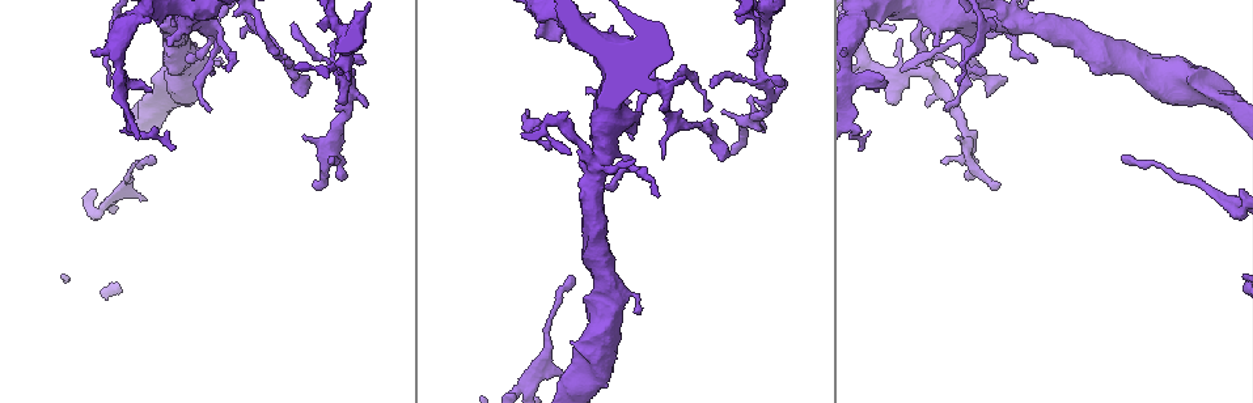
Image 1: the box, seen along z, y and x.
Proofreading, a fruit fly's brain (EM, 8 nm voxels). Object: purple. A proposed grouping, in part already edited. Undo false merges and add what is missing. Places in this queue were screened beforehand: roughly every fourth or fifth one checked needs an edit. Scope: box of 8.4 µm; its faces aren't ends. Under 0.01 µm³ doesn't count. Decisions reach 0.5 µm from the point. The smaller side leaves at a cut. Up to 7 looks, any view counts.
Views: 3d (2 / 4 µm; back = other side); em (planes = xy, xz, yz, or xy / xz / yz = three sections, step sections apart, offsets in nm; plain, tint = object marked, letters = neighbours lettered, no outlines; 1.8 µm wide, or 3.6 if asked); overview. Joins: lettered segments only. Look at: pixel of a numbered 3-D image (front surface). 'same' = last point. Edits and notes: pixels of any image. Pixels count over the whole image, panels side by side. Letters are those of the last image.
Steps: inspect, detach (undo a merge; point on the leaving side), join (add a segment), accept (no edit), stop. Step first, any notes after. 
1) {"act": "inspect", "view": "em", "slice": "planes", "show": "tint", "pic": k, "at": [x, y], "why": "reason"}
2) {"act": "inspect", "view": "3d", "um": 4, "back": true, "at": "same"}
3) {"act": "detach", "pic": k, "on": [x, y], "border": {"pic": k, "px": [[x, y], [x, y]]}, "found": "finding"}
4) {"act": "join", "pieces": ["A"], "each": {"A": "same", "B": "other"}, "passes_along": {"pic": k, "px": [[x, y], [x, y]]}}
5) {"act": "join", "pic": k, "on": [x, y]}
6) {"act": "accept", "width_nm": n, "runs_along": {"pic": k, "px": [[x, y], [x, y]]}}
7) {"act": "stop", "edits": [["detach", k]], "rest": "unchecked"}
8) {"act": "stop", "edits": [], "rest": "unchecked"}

{"act": "inspect", "view": "3d", "um": 4, "pic": 1, "at": [600, 162], "why": "sudden change in width"}

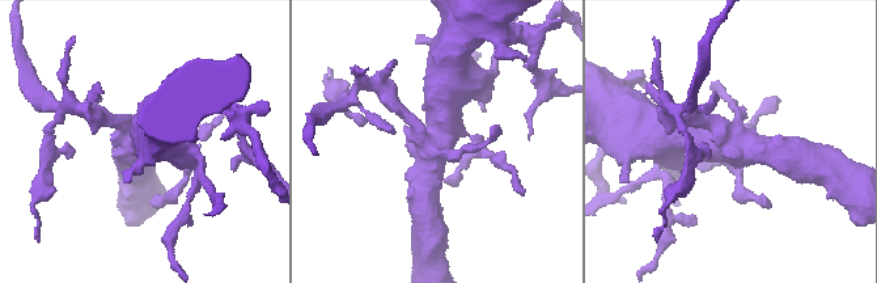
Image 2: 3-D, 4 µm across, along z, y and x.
{"act": "inspect", "view": "em", "slice": "planes", "show": "letters", "pic": 2, "at": [733, 142], "why": "need the tissue"}

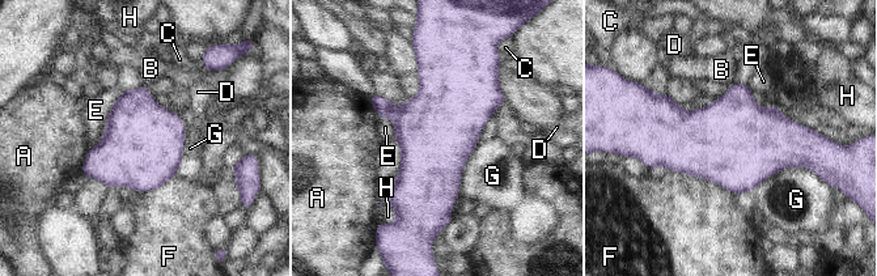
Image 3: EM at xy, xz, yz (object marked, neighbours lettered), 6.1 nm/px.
{"act": "accept", "longest_contact_nm": ["F", 460], "each": {"A": "other", "B": "other", "C": "other", "D": "other", "E": "other", "F": "other", "G": "other", "H": "other"}, "border": {"pic": 3, "px": [[814, 172], [783, 168], [753, 191]]}, "found": "continuous, no second neuron"}

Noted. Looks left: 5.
{"act": "inspect", "view": "em", "slice": "yz", "step": 4, "show": "tint", "pic": 1, "at": [862, 146], "why": "branch stops here"}

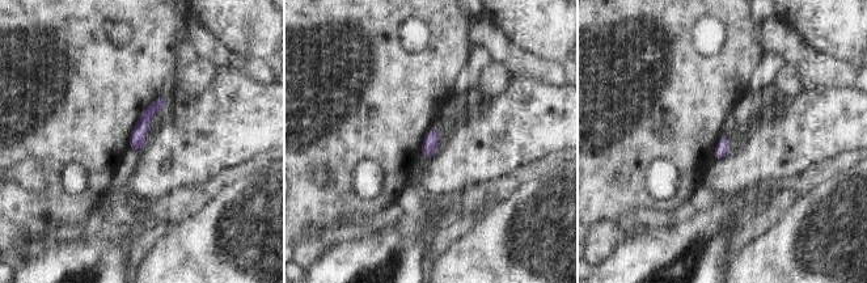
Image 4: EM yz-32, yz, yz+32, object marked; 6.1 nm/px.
{"act": "inspect", "view": "em", "slice": "planes", "show": "letters", "at": "same", "why": "another direction"}

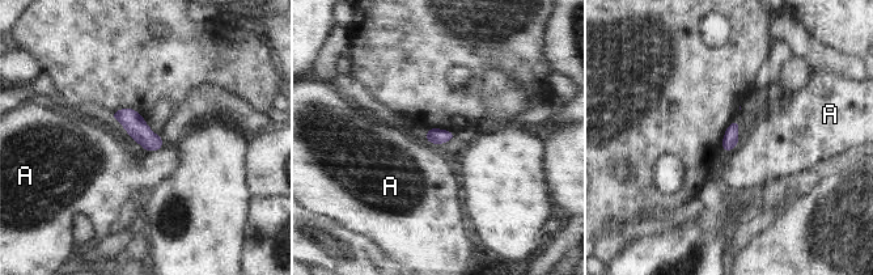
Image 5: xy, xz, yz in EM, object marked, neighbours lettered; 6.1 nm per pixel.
{"act": "accept", "width_nm": 100, "each": {"A": "other"}, "border": {"pic": 5, "px": [[161, 147], [155, 151], [145, 151]]}, "found": "none of them fits"}

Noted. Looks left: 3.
{"act": "inspect", "view": "em", "um": 3.6, "slice": "planes", "show": "letters", "pic": 1, "at": [327, 147]}

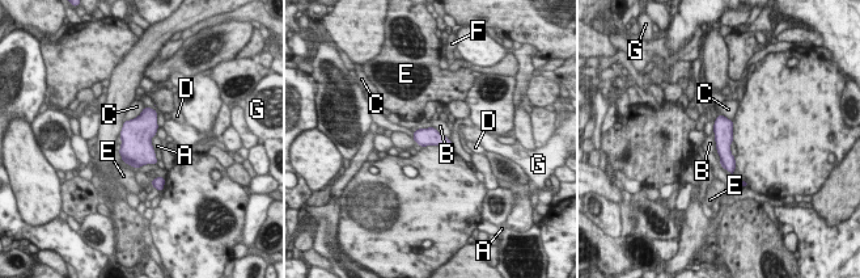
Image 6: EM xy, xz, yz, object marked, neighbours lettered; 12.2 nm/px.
{"act": "accept", "width_nm": 220, "longest_contact_nm": ["B", 360], "each": {"A": "other", "B": "other", "C": "other", "D": "other", "E": "other", "F": "other", "G": "other"}, "found": "one neuron here"}

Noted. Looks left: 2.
{"act": "stop", "edits": [], "rest": "unchecked"}

